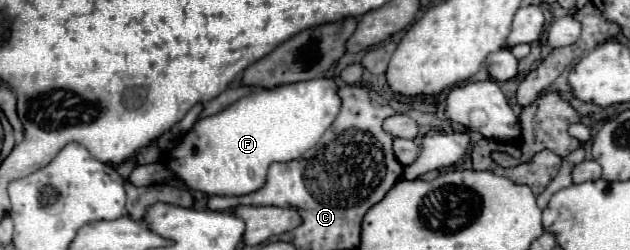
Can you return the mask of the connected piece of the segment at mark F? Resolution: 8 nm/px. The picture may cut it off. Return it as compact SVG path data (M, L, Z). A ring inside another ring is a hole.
M317 79L317 81L303 81L297 85L281 85L273 91L255 89L255 93L241 97L227 109L199 119L193 129L183 137L183 141L167 155L167 165L177 173L189 189L201 191L207 195L249 195L259 191L265 185L267 169L271 163L287 163L301 157L309 151L321 135L329 129L341 109L339 85L333 79Z

